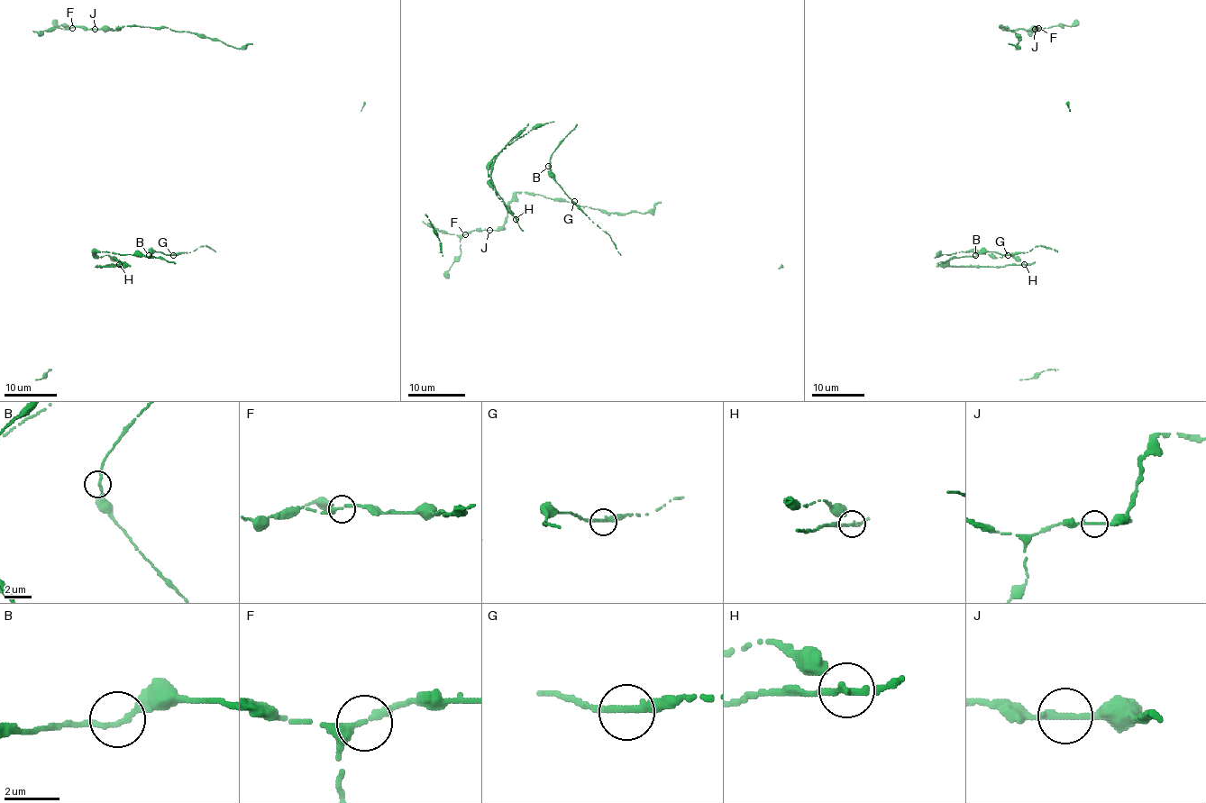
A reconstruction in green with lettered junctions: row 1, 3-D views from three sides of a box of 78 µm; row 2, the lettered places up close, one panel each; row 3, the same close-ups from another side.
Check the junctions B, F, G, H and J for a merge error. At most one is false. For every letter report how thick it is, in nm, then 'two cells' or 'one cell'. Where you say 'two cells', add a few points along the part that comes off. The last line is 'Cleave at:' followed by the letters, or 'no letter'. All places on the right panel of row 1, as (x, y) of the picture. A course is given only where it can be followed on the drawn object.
B: 190 nm | one cell
F: 280 nm | one cell
G: 240 nm | one cell
H: 240 nm | two cells | (1024, 264), (936, 266)
J: 200 nm | one cell
Cleave at: H

